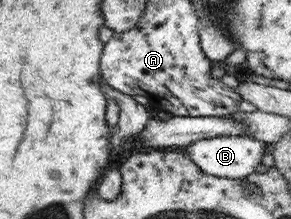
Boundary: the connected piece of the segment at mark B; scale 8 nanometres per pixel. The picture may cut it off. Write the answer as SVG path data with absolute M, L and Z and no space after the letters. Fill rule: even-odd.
M222 135L222 136L214 136L208 137L208 139L198 139L198 141L194 141L194 143L188 143L185 147L180 147L180 149L184 150L188 157L202 173L212 175L214 177L226 177L228 179L243 179L246 175L250 175L250 173L254 173L256 171L256 167L260 165L260 161L262 161L262 155L264 155L264 142L260 140L254 139L248 136L240 136L240 135Z

